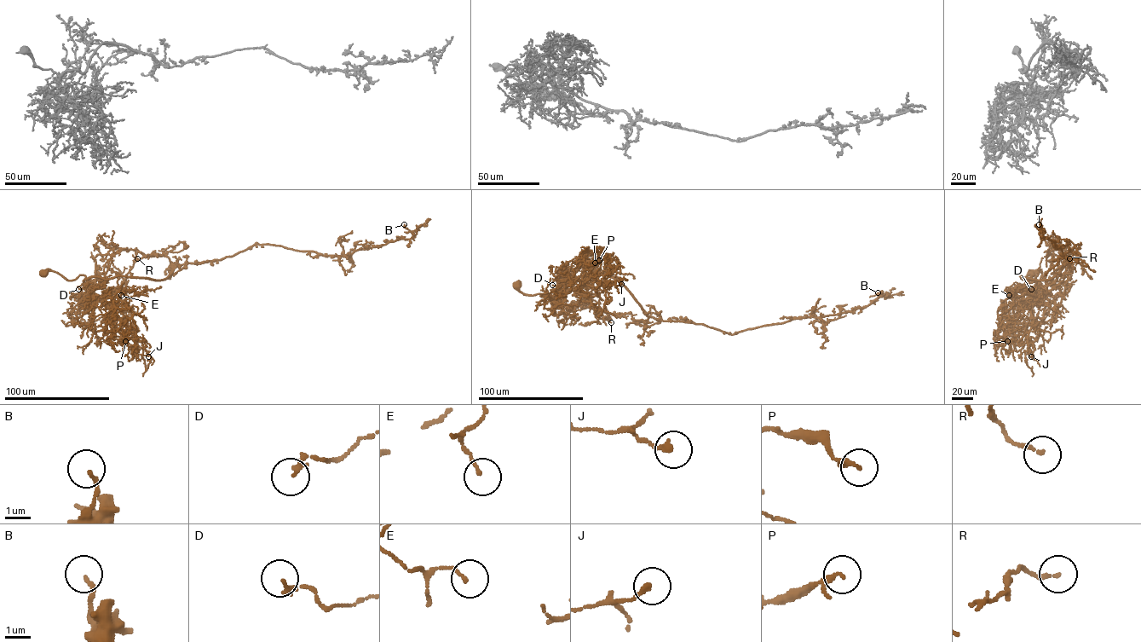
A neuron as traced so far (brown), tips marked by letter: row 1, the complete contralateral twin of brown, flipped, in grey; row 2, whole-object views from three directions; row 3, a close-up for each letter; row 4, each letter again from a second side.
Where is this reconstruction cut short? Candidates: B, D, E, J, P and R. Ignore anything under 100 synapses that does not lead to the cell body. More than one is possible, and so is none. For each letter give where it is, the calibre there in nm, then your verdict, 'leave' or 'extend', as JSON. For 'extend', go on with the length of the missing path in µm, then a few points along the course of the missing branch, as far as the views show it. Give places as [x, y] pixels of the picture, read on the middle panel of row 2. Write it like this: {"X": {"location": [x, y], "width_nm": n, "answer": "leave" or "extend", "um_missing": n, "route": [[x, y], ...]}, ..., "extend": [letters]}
{"B": {"location": [878, 292], "width_nm": 150, "answer": "leave"}, "D": {"location": [552, 285], "width_nm": 170, "answer": "leave"}, "E": {"location": [595, 263], "width_nm": 120, "answer": "leave"}, "J": {"location": [621, 284], "width_nm": 220, "answer": "leave"}, "P": {"location": [599, 260], "width_nm": 130, "answer": "leave"}, "R": {"location": [611, 322], "width_nm": 140, "answer": "leave"}, "extend": []}

